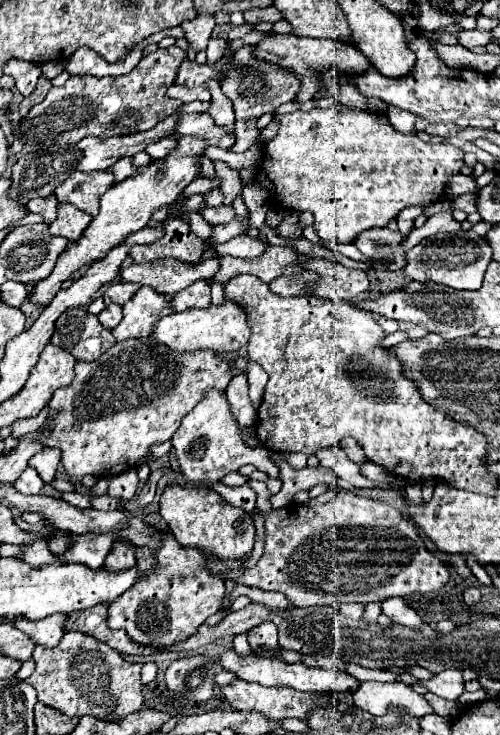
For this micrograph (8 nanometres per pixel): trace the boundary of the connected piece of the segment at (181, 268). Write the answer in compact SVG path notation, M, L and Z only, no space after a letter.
M220 257L206 259L198 265L178 261L178 259L160 259L154 263L134 263L122 269L122 281L132 281L138 285L148 285L164 295L174 295L194 281L208 281L220 269Z

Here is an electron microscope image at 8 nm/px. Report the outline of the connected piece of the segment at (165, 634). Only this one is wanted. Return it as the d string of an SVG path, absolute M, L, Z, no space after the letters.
M164 535L162 549L156 553L156 557L148 549L134 547L136 561L142 571L142 581L138 581L128 593L120 595L116 601L108 605L108 627L112 629L124 629L132 641L140 645L152 645L152 647L164 647L172 645L172 641L190 637L190 633L196 633L196 629L206 621L210 615L214 615L220 609L222 597L224 597L224 581L220 577L212 577L206 569L206 559L198 549L186 549L176 543L172 535Z

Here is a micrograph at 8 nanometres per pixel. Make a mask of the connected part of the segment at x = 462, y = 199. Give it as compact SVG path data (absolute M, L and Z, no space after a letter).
M468 193L468 195L460 195L460 197L452 199L452 203L454 203L454 209L460 209L464 213L474 213L476 199L478 199L478 193Z

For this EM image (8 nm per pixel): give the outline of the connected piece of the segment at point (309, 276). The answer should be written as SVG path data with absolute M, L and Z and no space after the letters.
M292 263L284 267L282 275L272 279L268 287L282 297L310 297L312 287L318 283L320 275L304 269L300 263Z

